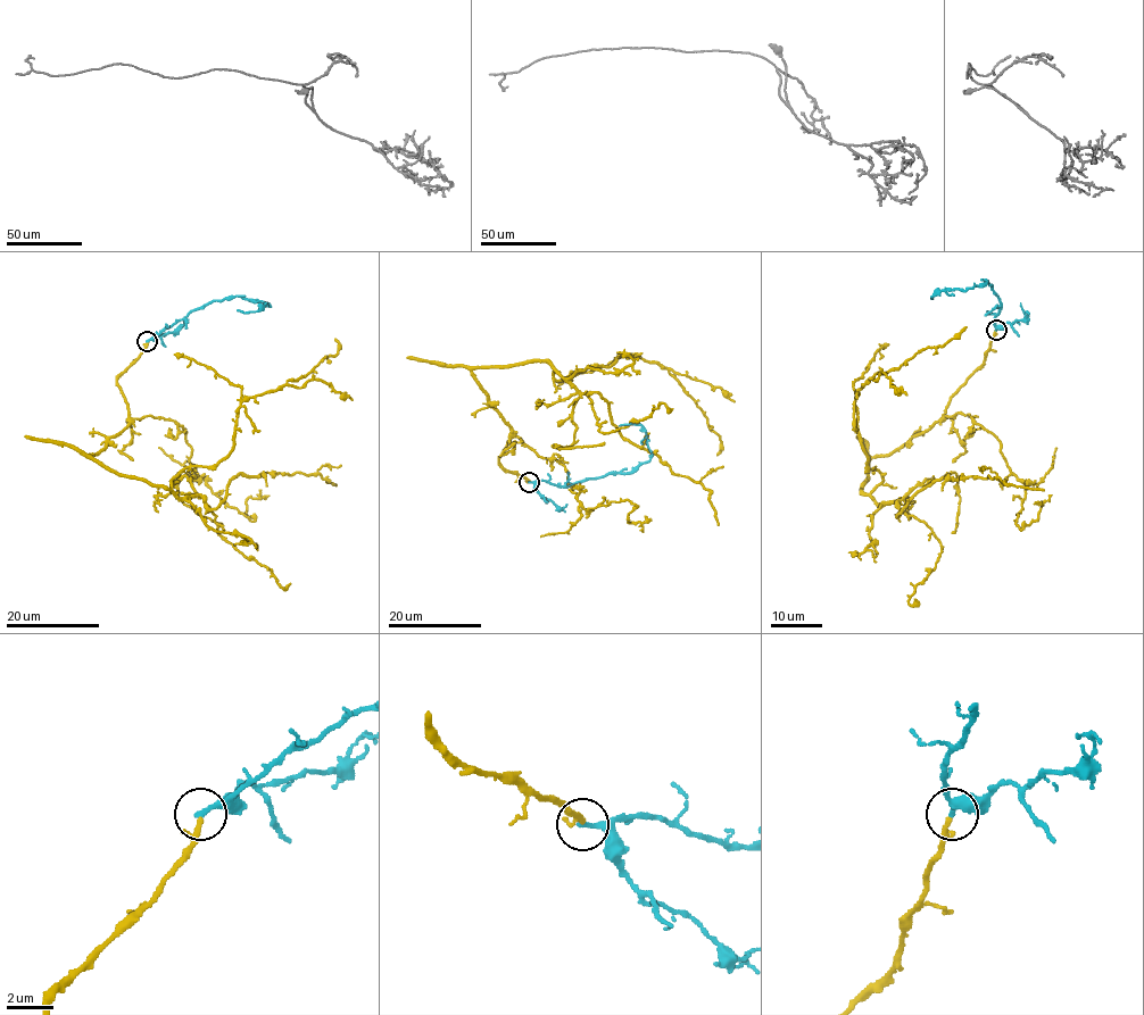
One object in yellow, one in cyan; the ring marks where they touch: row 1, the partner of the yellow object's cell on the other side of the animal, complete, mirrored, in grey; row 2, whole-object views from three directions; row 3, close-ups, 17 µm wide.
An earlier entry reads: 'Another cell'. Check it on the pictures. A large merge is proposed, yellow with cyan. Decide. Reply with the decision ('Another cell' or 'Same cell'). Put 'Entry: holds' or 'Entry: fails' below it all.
Same cell
Entry: fails

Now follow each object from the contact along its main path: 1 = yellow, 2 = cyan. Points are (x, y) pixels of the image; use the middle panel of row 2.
1: (530, 482), (499, 462), (511, 431), (472, 369), (546, 360), (561, 381), (655, 362), (716, 455)
2: (530, 482), (545, 480), (569, 487), (608, 473), (633, 472), (651, 458), (647, 437), (640, 424), (619, 425)

